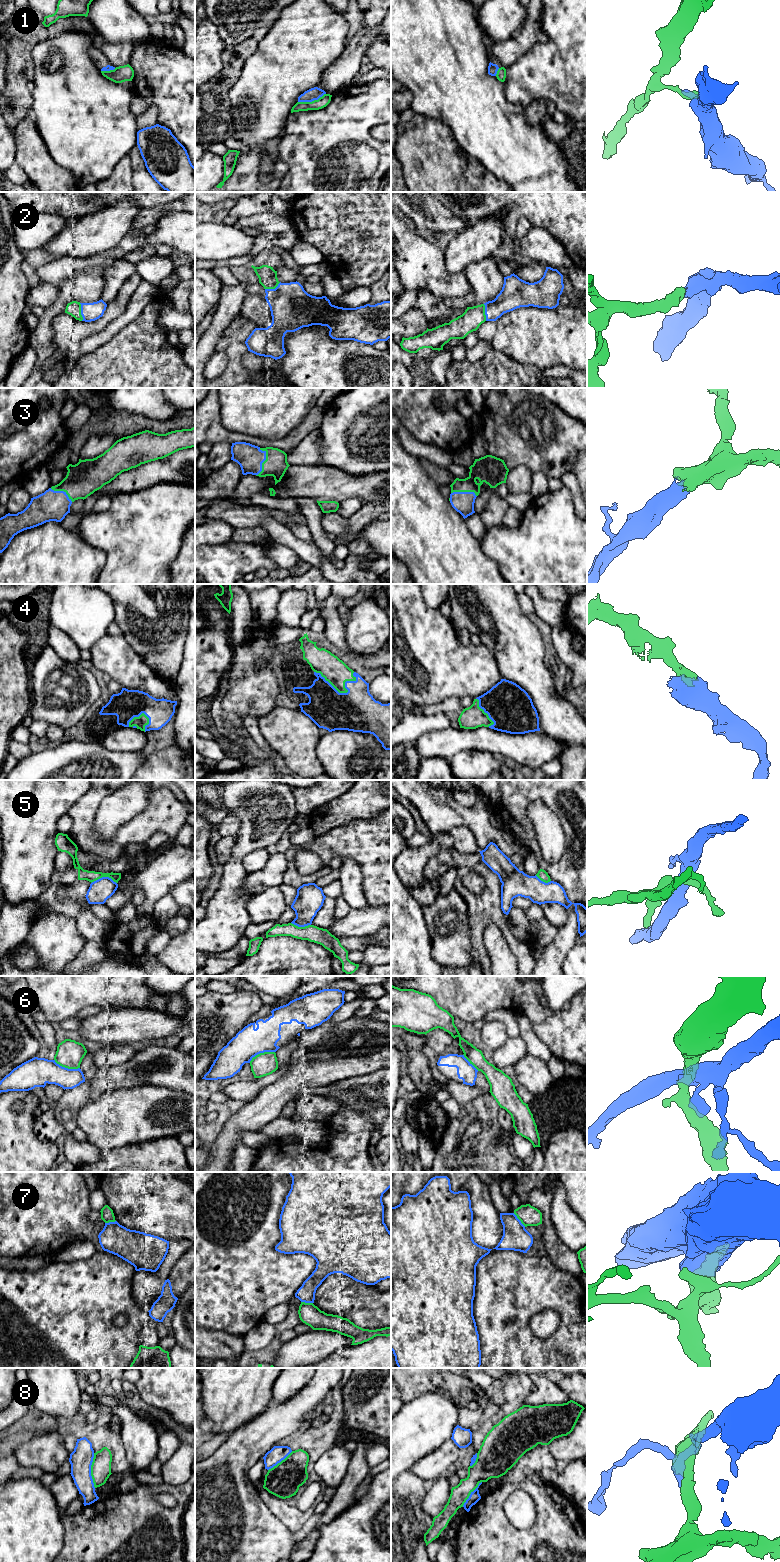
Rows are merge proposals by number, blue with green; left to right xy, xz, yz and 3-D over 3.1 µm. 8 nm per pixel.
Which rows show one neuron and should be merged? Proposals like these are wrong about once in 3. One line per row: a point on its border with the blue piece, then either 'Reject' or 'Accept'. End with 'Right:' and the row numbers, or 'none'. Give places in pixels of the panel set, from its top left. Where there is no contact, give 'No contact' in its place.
1: Touches blue at xz (311, 101). Reject
2: Touches blue at xy (81, 312). Accept
3: Touches blue at xz (264, 460). Accept
4: Touches blue at xz (341, 693). Accept
5: Touches blue at xy (103, 877). Reject
6: Touches blue at xz (261, 1052). Reject
7: Touches blue at yz (519, 1220). Reject
8: Touches blue at xy (90, 1470). Reject
Right: 2, 3, 4

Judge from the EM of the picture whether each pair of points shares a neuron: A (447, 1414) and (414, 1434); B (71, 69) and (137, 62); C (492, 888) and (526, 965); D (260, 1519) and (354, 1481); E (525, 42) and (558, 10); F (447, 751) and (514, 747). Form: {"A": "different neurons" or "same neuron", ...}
{"A": "same neuron", "B": "different neurons", "C": "same neuron", "D": "different neurons", "E": "different neurons", "F": "same neuron"}

